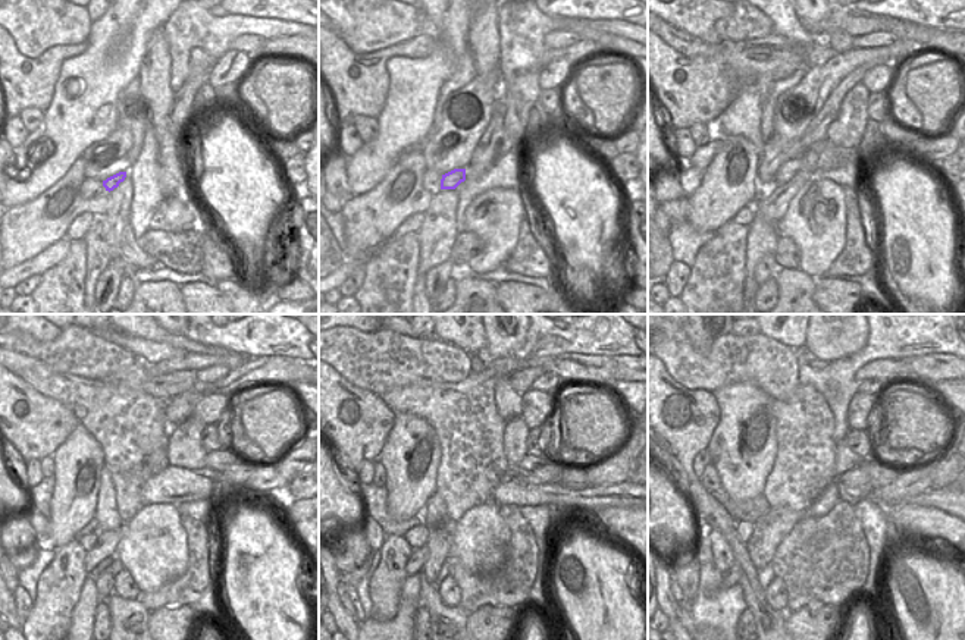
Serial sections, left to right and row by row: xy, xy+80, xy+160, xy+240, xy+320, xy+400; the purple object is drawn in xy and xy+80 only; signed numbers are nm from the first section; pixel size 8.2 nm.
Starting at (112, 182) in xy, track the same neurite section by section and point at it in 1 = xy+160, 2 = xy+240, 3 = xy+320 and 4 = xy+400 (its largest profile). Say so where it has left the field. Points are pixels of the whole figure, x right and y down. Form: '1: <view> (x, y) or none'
1: xy+160 (788, 171)
2: xy+240 (172, 486)
3: xy+320 (511, 491)
4: xy+400 (946, 499)

